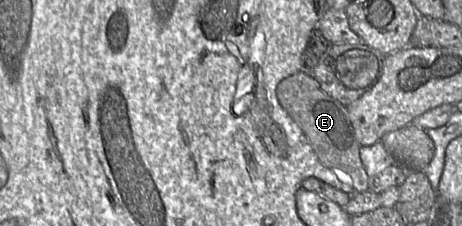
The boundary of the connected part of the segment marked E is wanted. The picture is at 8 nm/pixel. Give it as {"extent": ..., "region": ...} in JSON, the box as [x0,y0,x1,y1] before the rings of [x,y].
{"extent":[275,69,369,193],"region":[[[302,69],[279,81],[275,92],[278,105],[301,128],[319,161],[348,174],[355,193],[369,190],[369,176],[360,159],[361,146],[355,137],[347,107],[322,90],[309,70]]]}

